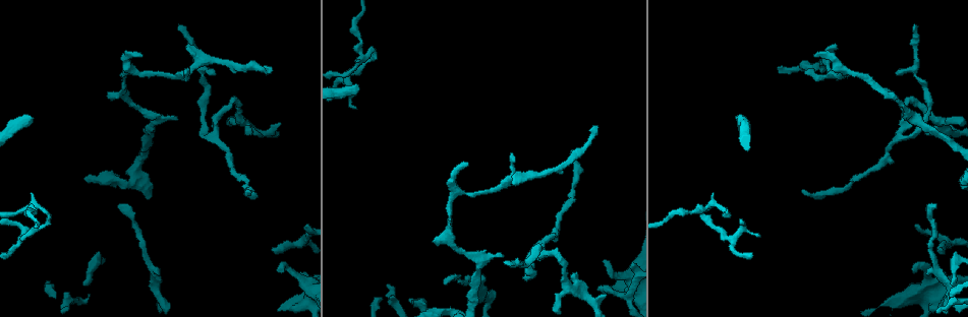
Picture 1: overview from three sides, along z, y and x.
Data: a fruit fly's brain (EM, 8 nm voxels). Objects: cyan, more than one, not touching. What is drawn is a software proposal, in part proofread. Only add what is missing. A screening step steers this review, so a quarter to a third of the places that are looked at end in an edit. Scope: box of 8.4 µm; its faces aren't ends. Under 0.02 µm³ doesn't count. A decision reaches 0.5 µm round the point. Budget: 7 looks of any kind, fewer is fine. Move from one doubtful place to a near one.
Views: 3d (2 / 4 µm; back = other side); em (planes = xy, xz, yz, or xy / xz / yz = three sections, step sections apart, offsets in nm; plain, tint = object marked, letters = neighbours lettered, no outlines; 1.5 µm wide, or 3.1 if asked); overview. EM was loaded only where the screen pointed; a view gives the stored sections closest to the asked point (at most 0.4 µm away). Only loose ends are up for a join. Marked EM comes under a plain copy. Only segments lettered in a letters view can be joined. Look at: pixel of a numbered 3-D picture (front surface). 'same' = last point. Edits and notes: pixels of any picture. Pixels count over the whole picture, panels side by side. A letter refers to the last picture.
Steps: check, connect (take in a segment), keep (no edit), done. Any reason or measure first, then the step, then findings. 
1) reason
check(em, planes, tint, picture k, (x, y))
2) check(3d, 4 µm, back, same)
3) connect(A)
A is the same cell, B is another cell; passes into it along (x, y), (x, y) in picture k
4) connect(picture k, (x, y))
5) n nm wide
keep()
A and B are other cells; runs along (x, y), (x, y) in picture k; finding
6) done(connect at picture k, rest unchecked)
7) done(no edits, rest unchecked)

thin end
check(3d, 4 µm, back, picture 1, (835, 50))

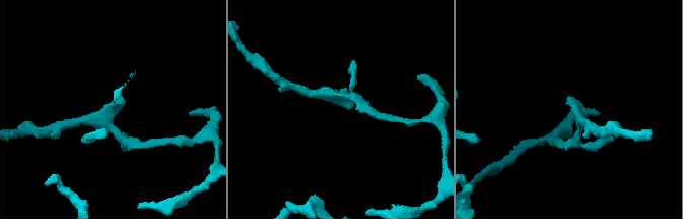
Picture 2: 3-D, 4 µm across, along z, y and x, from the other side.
need the tissue
check(em, planes, letters, picture 2, (568, 104))

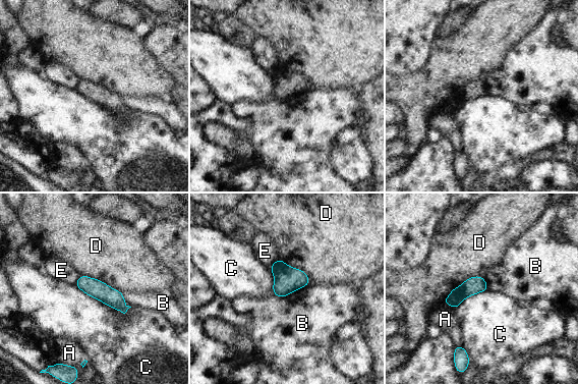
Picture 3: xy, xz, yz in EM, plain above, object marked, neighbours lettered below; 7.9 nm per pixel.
keep()
A, B, C, D and E are other cells; border along (74, 285), (117, 311), (130, 308) in picture 3; none of them fits

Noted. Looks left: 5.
long arm stops here
check(3d, 2 µm, picture 1, (803, 191))

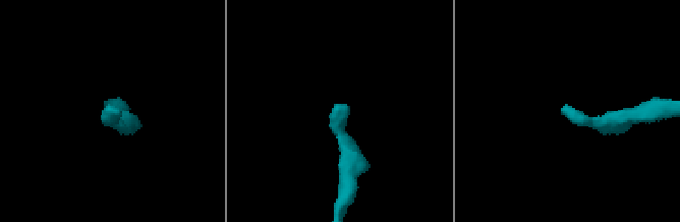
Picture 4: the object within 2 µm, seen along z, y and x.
need the tissue
check(em, planes, tint, picture 4, (566, 111))

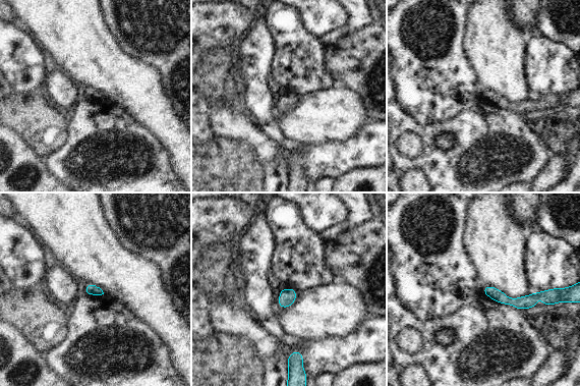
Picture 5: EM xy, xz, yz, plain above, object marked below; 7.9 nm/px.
check(em, planes, letters, same)

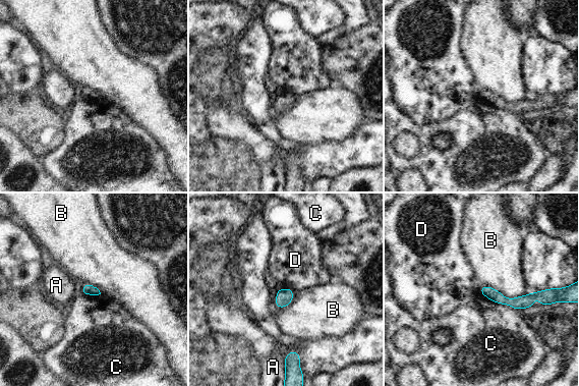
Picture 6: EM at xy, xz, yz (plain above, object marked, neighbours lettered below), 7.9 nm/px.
100 nm wide
keep()
A, B, C and D are other cells; runs along (482, 289), (508, 301), (545, 295) in picture 6; none of them fits

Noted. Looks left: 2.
check(em, 3.1 µm, xz, step 16, tint, picture 1, (31, 118))

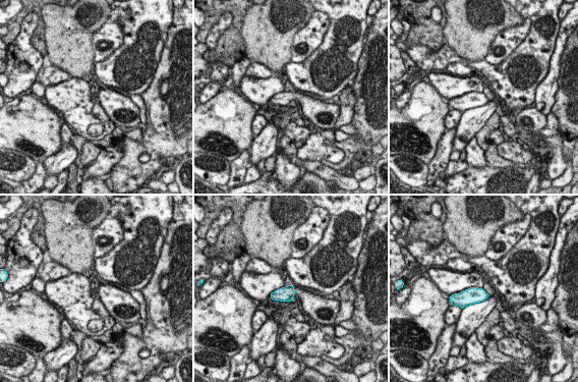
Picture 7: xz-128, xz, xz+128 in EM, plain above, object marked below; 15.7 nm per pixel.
check(em, 3.1 µm, planes, letters, same)

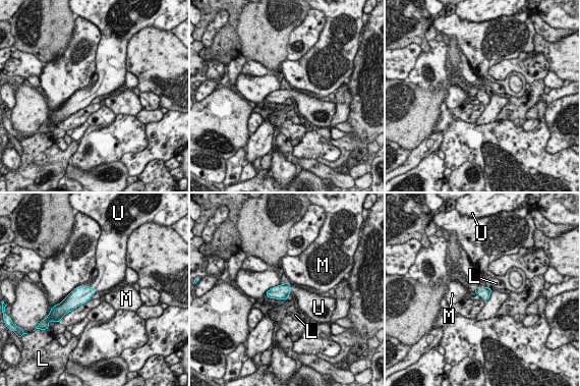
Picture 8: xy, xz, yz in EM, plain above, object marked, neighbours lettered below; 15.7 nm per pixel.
190 nm wide
connect(U)
U is the same cell, L and M are other cells; passes into it along (282, 291), (289, 288), (302, 296) in picture 8; the neuron continues

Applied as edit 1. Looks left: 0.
done(connect at picture 8, rest unchecked)

